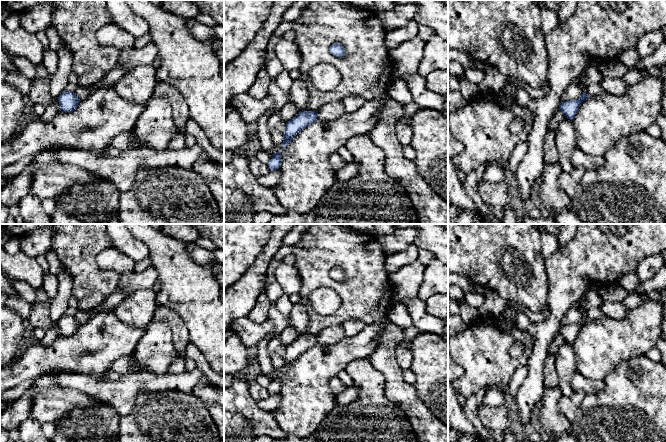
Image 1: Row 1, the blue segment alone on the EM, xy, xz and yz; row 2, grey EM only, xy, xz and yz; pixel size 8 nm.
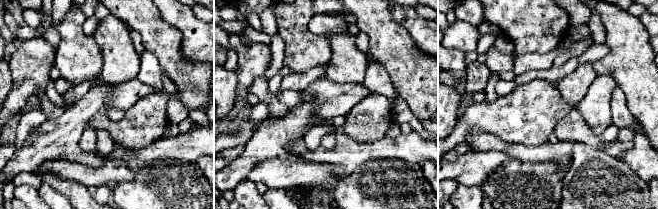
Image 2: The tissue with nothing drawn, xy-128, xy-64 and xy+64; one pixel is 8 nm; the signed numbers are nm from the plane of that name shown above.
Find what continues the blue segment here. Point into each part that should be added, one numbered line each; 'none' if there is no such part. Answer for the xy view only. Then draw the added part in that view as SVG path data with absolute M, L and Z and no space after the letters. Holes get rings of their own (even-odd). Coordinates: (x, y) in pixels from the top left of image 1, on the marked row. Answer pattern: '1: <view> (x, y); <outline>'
none

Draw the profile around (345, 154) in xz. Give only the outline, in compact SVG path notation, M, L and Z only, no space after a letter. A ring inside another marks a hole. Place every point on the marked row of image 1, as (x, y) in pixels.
M341 147L339 150L338 150L338 154L341 156L341 158L346 162L346 163L350 163L350 162L353 162L353 156L352 154L350 153L350 151L345 147Z

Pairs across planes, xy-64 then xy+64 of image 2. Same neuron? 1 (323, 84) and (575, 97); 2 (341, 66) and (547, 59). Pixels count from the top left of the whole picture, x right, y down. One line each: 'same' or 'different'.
1: different
2: different

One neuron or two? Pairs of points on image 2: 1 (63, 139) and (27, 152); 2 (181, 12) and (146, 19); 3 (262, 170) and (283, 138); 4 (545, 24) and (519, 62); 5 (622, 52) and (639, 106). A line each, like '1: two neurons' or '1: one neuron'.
1: one neuron
2: two neurons
3: two neurons
4: two neurons
5: one neuron

